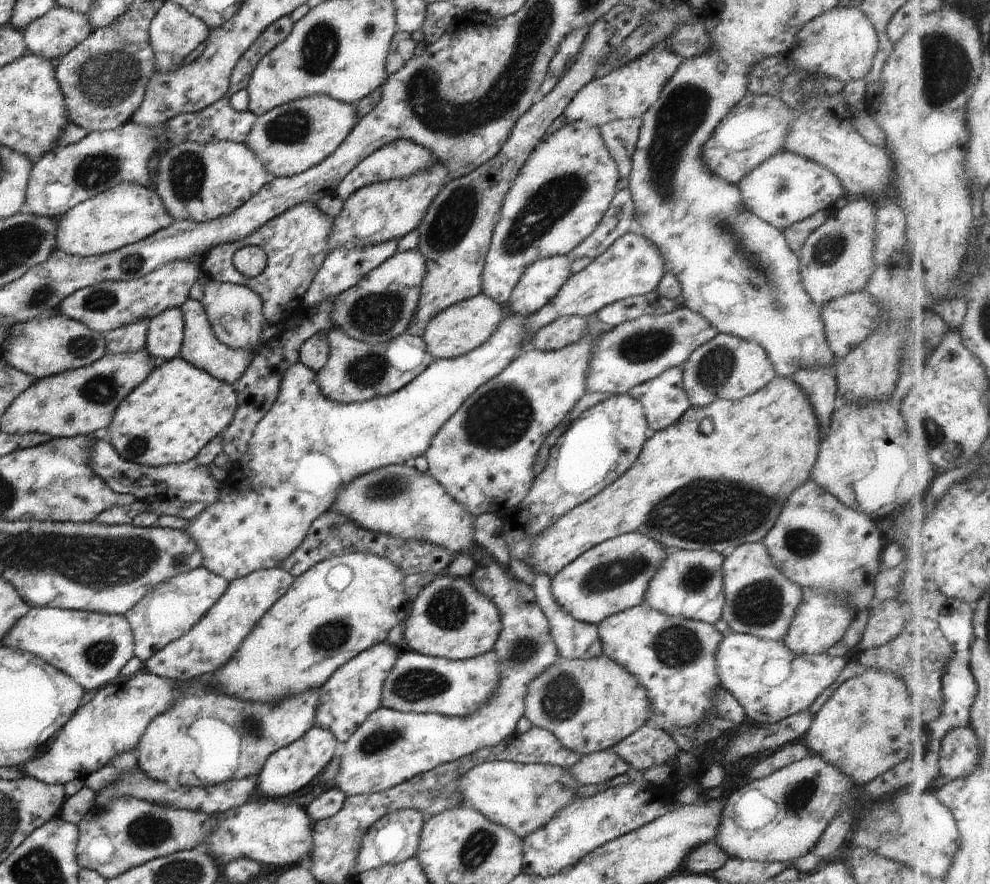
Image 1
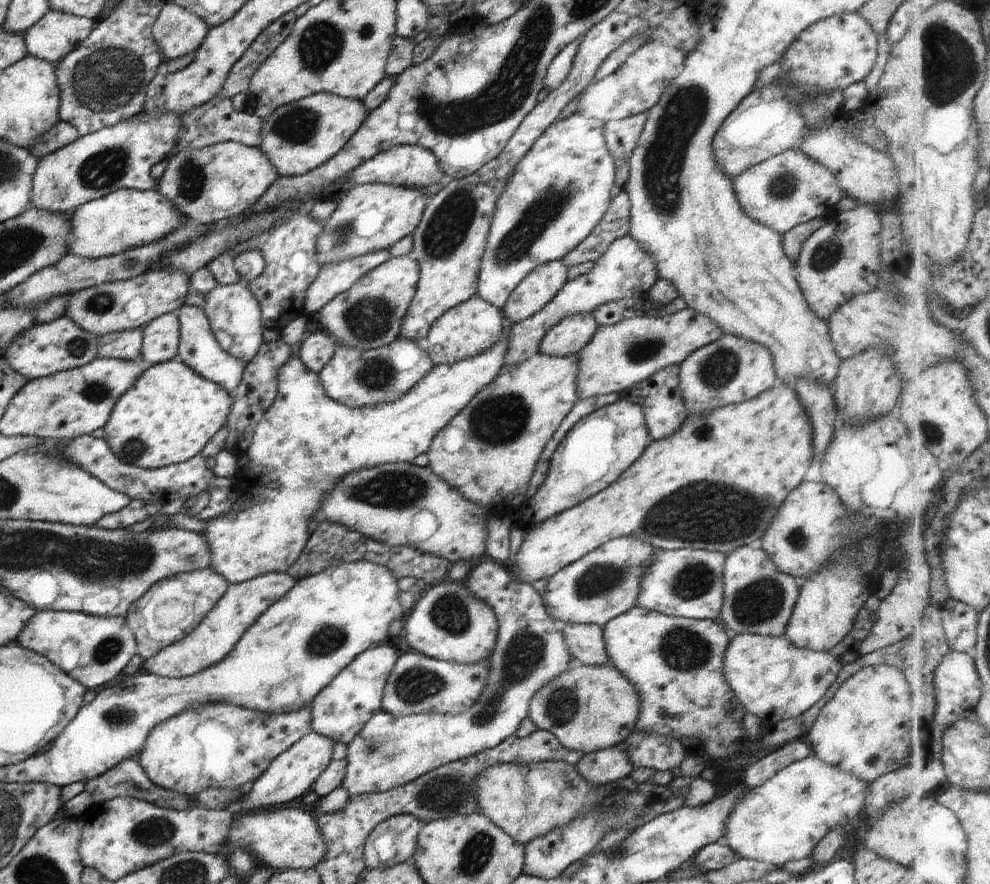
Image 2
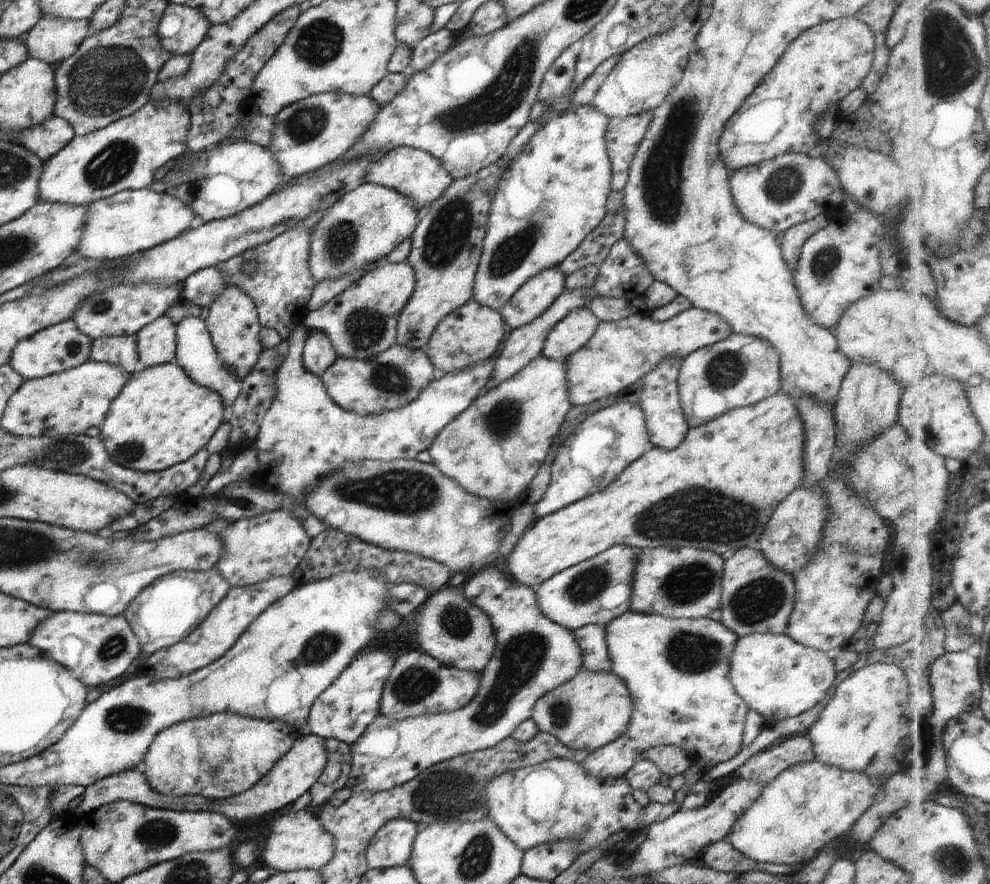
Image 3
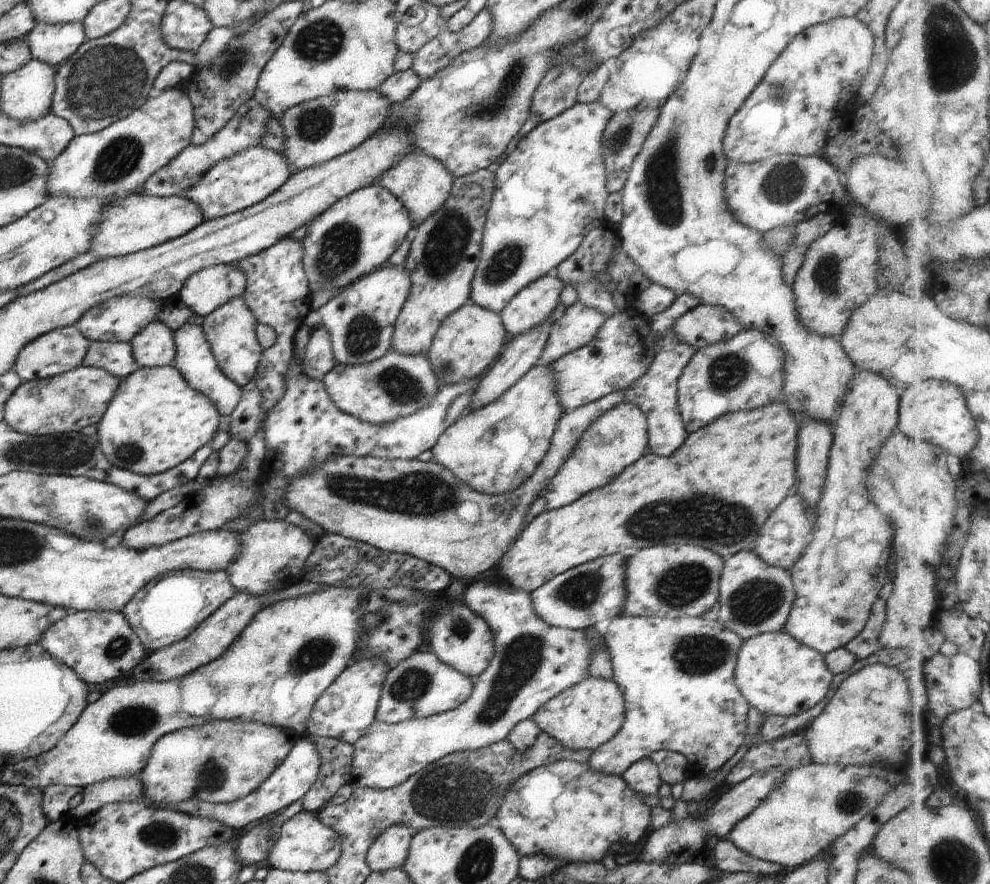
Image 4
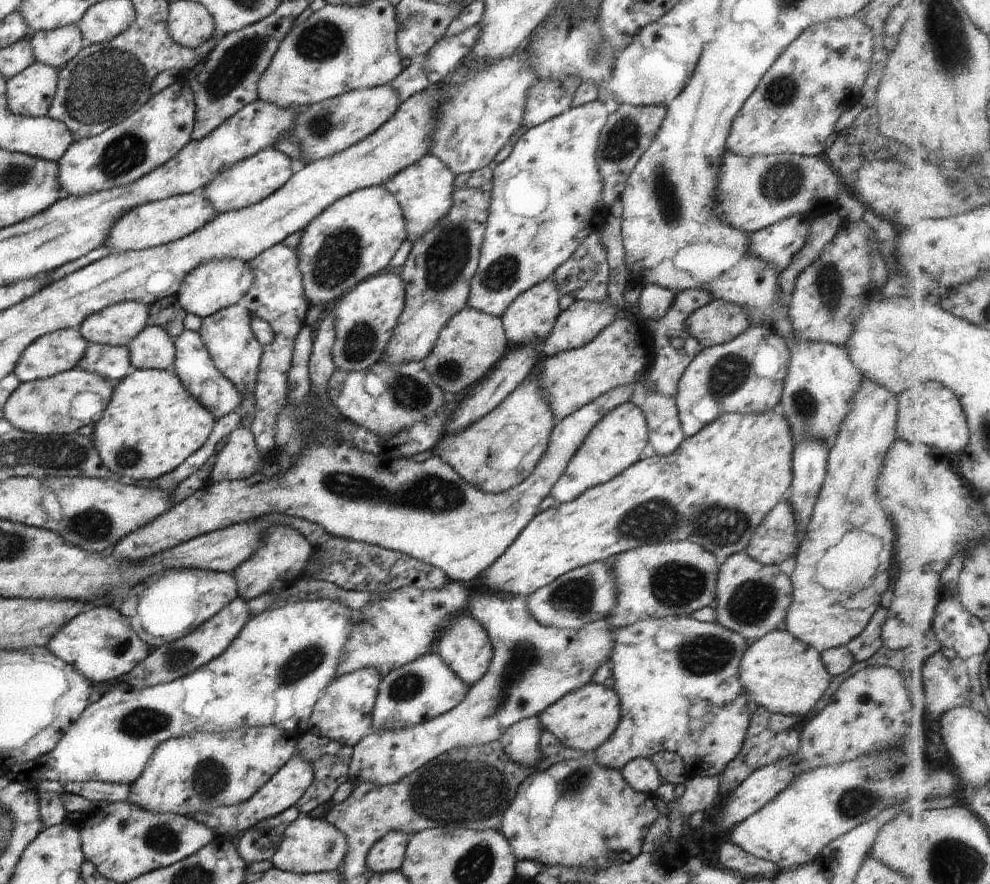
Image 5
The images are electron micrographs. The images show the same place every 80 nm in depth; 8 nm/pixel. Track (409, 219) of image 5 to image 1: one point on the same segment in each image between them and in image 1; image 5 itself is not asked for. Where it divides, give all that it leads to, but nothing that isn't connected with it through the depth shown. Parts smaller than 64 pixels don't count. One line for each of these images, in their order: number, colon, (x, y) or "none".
1: (399, 159)
2: (412, 166)
3: (416, 174)
4: (422, 183)

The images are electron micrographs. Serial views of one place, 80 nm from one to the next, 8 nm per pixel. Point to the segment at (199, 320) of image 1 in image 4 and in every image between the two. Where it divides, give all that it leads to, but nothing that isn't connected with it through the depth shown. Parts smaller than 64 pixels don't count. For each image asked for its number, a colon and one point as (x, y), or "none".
2: (198, 348)
3: (195, 353)
4: (194, 360)

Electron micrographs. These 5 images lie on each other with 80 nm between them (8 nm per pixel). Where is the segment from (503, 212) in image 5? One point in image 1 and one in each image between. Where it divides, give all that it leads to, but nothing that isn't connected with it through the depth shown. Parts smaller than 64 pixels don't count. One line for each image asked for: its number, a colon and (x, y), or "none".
1: (565, 186)
2: (559, 191)
3: (553, 193)
4: (549, 192)

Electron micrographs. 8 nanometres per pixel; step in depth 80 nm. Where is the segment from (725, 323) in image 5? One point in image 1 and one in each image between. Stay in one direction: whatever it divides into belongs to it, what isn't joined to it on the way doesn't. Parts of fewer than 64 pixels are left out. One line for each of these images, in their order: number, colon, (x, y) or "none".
1: (634, 352)
2: (619, 355)
3: (620, 353)
4: (705, 325)

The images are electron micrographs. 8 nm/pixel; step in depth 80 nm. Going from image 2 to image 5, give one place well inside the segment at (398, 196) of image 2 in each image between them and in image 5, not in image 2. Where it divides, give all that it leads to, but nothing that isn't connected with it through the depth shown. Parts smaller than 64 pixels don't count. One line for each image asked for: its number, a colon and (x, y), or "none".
3: (366, 224)
4: (358, 234)
5: (355, 238)

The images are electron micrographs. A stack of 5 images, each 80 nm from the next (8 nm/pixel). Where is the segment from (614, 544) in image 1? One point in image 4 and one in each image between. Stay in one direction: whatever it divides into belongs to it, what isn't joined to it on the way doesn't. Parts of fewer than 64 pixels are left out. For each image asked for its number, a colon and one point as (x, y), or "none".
2: (603, 584)
3: (594, 592)
4: (577, 599)

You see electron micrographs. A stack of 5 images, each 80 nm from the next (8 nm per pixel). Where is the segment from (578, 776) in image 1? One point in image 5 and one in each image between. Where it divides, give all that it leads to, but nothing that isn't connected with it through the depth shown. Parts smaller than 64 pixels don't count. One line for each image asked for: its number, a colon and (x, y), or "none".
2: (610, 764)
3: (677, 671)
4: (676, 675)
5: (661, 667)

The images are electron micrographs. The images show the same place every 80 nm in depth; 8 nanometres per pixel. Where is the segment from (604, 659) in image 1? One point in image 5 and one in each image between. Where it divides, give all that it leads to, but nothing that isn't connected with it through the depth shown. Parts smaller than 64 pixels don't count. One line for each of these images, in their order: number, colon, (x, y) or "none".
2: (588, 708)
3: (591, 710)
4: (588, 714)
5: (583, 720)

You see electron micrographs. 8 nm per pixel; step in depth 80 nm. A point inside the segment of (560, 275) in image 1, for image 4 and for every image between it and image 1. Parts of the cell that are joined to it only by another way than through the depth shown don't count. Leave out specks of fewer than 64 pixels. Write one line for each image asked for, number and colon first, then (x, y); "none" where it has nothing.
2: (538, 288)
3: (532, 299)
4: (532, 306)

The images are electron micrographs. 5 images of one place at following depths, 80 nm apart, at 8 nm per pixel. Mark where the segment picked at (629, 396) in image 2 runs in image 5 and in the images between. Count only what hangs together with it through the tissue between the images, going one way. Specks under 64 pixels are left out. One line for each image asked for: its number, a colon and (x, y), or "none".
3: (657, 394)
4: (655, 392)
5: (674, 348)

